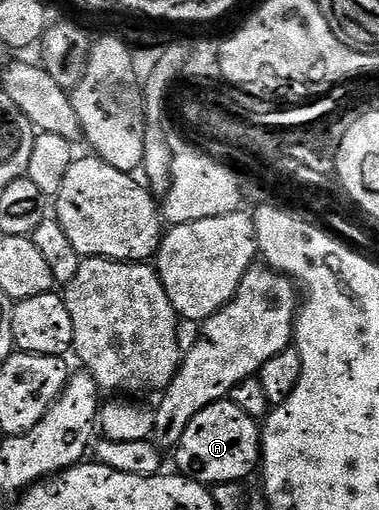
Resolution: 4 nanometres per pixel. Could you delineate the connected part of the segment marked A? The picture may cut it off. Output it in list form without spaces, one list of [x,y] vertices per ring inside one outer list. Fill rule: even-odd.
[[[230,400],[212,402],[209,408],[197,412],[197,416],[193,416],[193,420],[185,428],[185,436],[181,436],[178,446],[173,451],[175,462],[179,465],[176,466],[178,473],[208,488],[229,482],[242,483],[254,470],[256,473],[260,469],[262,456],[263,435],[260,423],[254,418],[245,416],[245,412],[241,412],[241,408],[237,408],[237,404]]]

